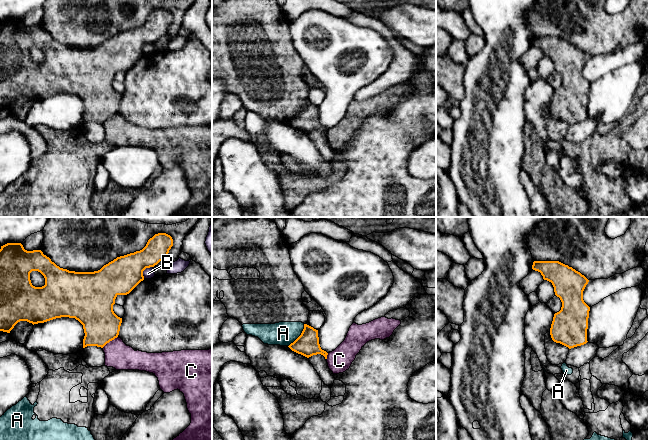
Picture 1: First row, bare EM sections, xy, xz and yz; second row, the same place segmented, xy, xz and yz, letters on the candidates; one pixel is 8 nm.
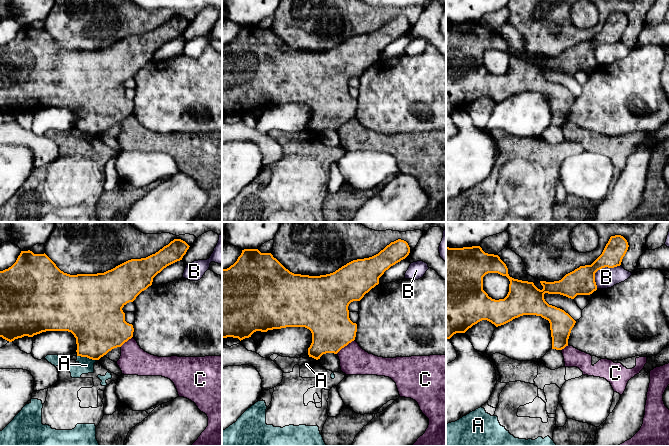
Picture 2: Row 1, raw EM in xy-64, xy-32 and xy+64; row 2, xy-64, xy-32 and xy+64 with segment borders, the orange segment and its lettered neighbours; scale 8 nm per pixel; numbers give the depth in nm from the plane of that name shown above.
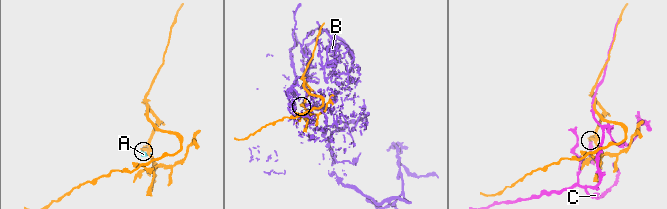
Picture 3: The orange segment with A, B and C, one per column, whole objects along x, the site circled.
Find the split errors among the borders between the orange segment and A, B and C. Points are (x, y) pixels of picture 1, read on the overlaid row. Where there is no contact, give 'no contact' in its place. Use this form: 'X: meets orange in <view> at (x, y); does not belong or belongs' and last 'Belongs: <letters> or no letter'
A: meets orange in xz at (300, 335); does not belong
B: meets orange in xy at (144, 269); does not belong
C: meets orange in xy at (109, 341); does not belong
Belongs: no letter

